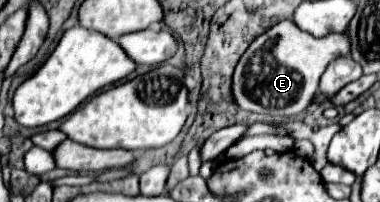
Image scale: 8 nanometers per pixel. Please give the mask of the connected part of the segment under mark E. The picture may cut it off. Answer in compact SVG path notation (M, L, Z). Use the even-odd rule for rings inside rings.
M280 21L266 33L262 33L240 57L232 93L236 103L254 113L274 115L274 117L294 117L312 105L318 93L318 79L326 71L328 63L336 57L350 53L348 33L330 33L326 37L314 37L302 31L294 21Z

